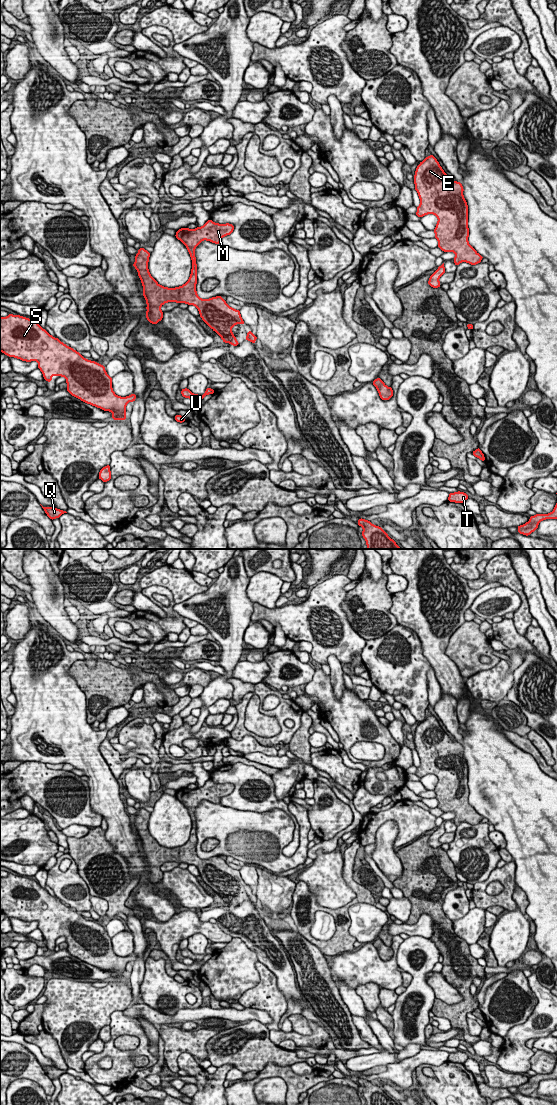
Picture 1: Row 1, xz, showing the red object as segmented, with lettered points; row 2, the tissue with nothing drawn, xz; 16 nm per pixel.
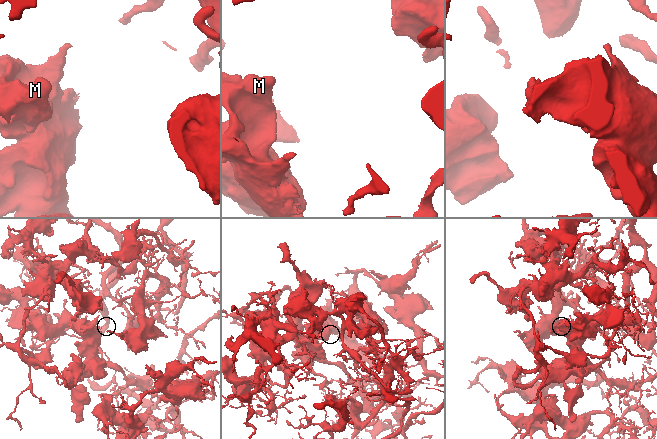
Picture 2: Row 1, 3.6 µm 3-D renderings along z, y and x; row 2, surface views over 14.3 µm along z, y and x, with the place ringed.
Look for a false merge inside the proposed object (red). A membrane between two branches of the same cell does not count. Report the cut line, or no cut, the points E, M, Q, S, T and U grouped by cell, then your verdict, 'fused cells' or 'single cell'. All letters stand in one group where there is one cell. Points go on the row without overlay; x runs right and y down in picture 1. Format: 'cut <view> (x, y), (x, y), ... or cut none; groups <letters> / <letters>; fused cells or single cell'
cut none; groups E M Q S T U; single cell

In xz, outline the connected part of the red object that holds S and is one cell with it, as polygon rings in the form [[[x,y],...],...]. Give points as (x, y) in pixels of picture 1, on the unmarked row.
[[[13,874],[0,877],[0,911],[22,921],[37,921],[38,929],[47,942],[52,941],[53,935],[65,937],[65,942],[68,944],[67,951],[72,956],[104,971],[112,972],[114,980],[126,980],[126,965],[136,959],[134,953],[127,957],[117,956],[112,949],[112,938],[103,925],[85,919],[79,912],[51,896],[32,879]]]

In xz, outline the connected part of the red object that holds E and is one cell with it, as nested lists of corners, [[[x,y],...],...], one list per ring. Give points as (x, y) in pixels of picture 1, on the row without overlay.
[[[430,715],[417,726],[414,735],[415,750],[420,758],[420,765],[417,767],[416,775],[423,777],[427,774],[434,774],[438,778],[435,789],[435,798],[438,800],[438,808],[444,812],[454,812],[453,819],[456,826],[461,822],[476,825],[481,822],[483,816],[469,805],[468,788],[468,765],[463,756],[463,746],[460,742],[452,741],[441,728],[437,719]]]

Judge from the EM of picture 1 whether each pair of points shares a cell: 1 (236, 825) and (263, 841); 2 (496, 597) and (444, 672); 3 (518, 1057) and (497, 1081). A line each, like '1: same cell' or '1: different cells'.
1: same cell
2: different cells
3: different cells

